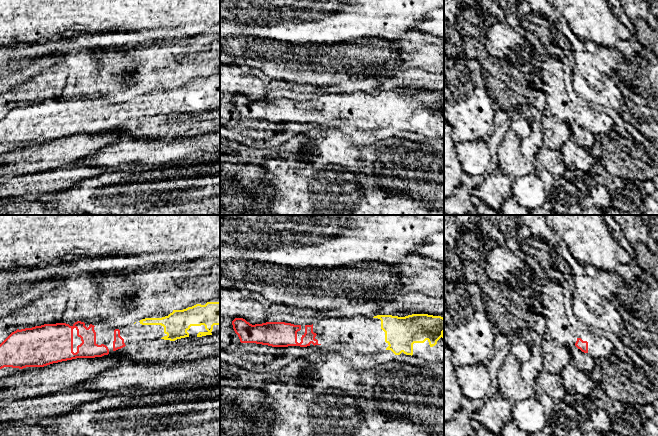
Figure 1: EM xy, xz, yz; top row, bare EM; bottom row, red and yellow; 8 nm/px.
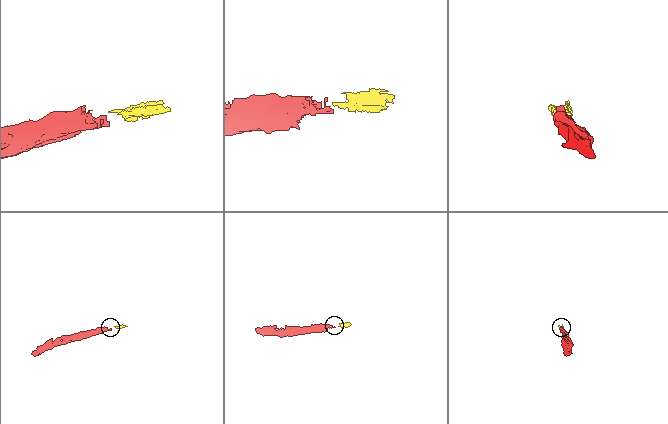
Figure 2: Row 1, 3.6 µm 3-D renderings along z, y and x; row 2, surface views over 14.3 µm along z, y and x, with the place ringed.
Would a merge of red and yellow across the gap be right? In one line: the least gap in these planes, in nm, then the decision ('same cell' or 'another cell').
130 nm | same cell

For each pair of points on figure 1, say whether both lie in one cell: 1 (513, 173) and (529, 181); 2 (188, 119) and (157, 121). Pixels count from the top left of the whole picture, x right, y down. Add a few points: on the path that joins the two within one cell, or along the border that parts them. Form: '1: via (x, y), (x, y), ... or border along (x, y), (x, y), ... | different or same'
1: border along (533, 172), (513, 179) | different
2: via (180, 122), (165, 122) | same

